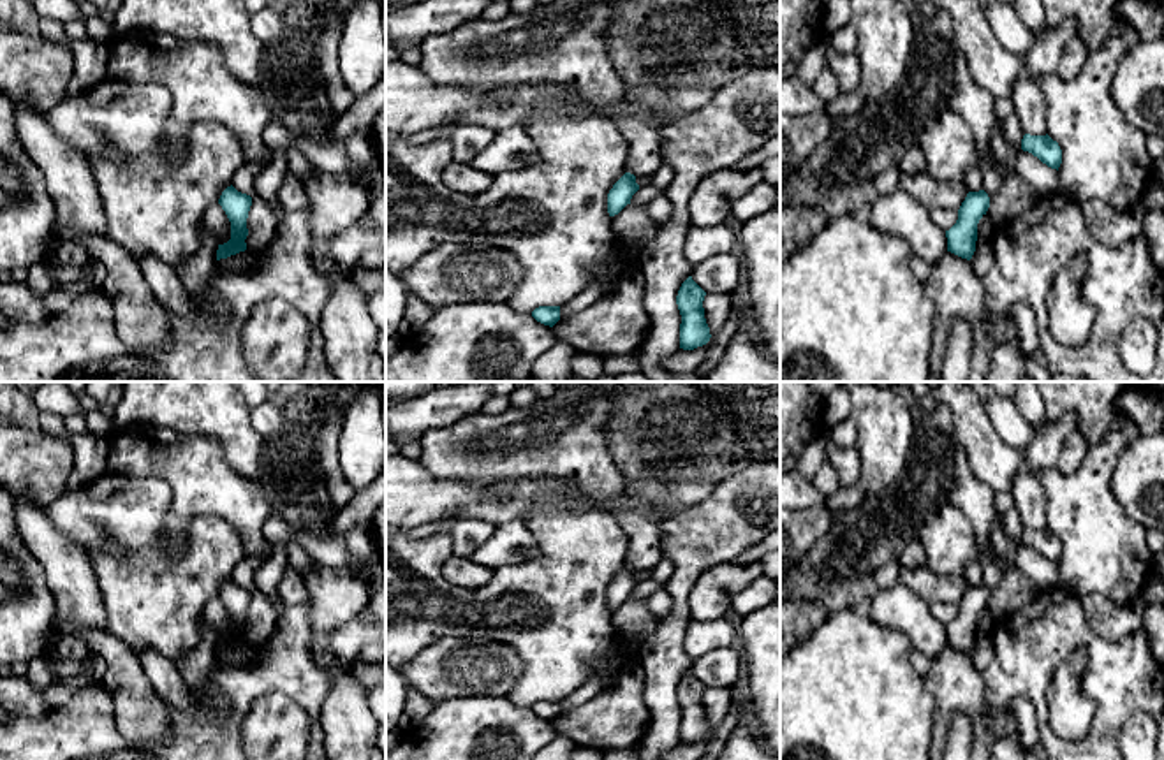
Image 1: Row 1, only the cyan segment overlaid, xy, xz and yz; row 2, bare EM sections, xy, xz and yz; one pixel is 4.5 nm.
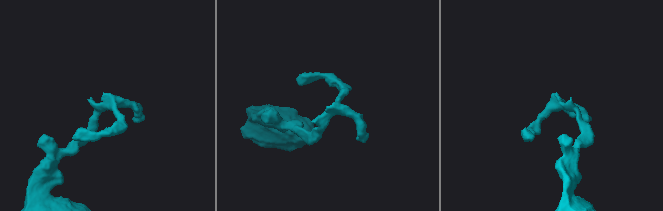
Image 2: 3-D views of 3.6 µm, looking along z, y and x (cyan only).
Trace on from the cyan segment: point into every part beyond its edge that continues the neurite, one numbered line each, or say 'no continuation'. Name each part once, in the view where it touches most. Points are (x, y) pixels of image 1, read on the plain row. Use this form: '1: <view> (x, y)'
no continuation

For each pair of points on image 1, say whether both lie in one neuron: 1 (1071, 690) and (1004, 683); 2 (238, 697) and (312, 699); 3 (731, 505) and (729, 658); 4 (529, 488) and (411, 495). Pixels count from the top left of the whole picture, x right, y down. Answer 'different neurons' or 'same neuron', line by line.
1: different neurons
2: same neuron
3: different neurons
4: same neuron

